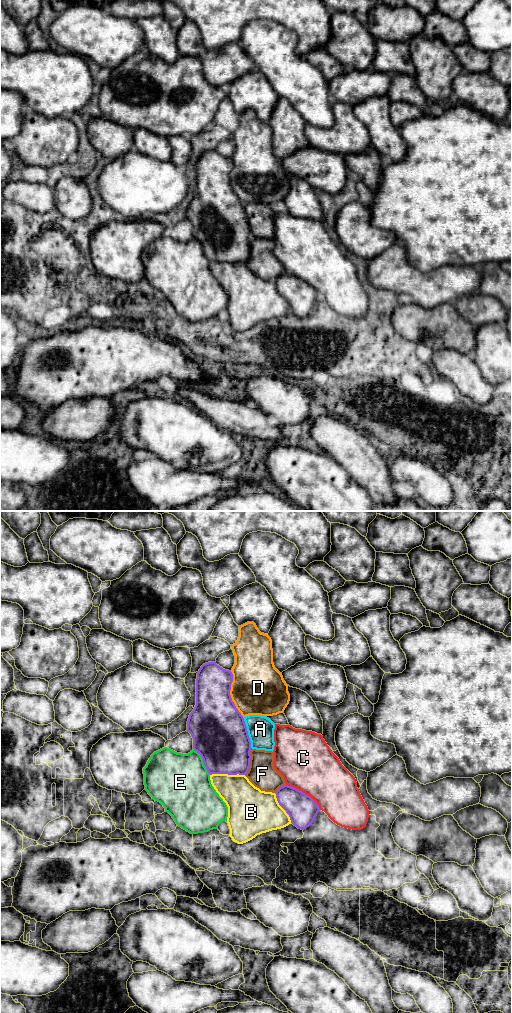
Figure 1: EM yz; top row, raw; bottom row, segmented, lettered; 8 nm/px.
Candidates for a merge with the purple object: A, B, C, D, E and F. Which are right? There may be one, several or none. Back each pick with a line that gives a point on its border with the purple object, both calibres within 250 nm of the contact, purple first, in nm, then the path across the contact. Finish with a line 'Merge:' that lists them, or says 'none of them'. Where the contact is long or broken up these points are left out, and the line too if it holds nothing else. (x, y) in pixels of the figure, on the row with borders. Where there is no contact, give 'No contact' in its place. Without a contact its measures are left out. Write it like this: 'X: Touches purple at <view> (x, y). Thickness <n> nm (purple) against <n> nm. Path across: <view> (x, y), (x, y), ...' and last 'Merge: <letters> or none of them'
Merge: none of them

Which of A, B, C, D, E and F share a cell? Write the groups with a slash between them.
A / B F / C / D / E

